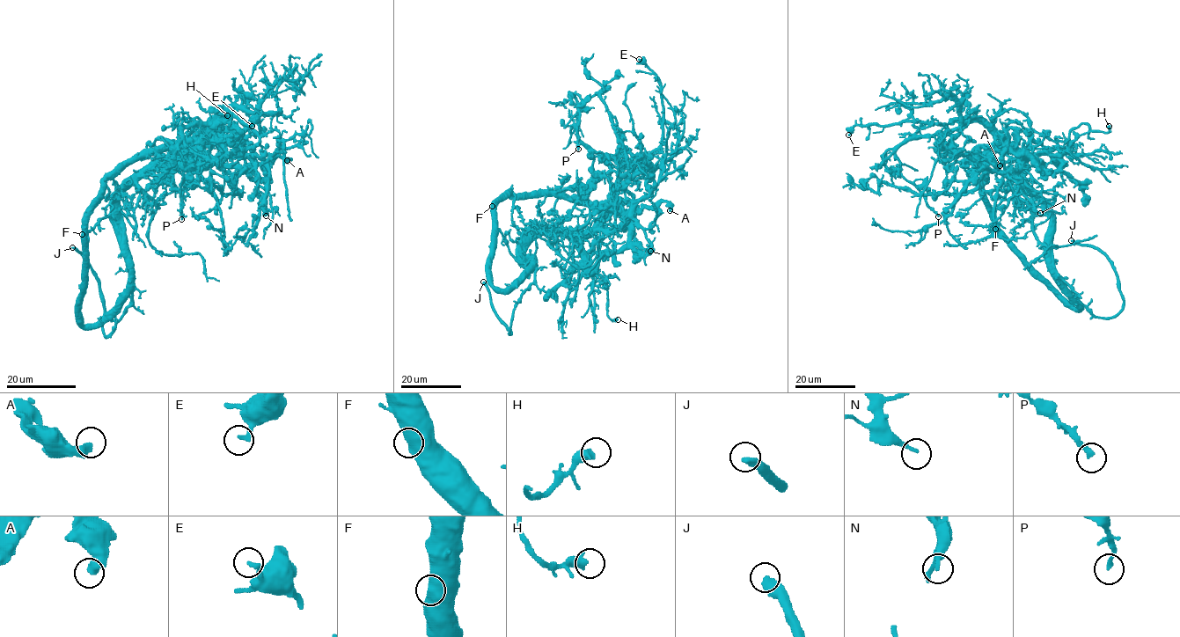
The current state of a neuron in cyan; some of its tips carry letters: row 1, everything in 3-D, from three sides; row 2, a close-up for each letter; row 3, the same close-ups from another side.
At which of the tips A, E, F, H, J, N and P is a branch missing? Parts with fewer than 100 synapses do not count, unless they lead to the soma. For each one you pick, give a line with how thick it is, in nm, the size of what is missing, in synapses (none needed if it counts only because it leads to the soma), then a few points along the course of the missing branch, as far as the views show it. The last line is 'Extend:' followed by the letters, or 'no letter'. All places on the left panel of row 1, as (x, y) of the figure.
J: Thickness 400 nm. Course of what is missing: (72, 247), (32, 223), (20, 194), (10, 180), (10, 157), (14, 153), (18, 123), (13, 120)
Extend: J

